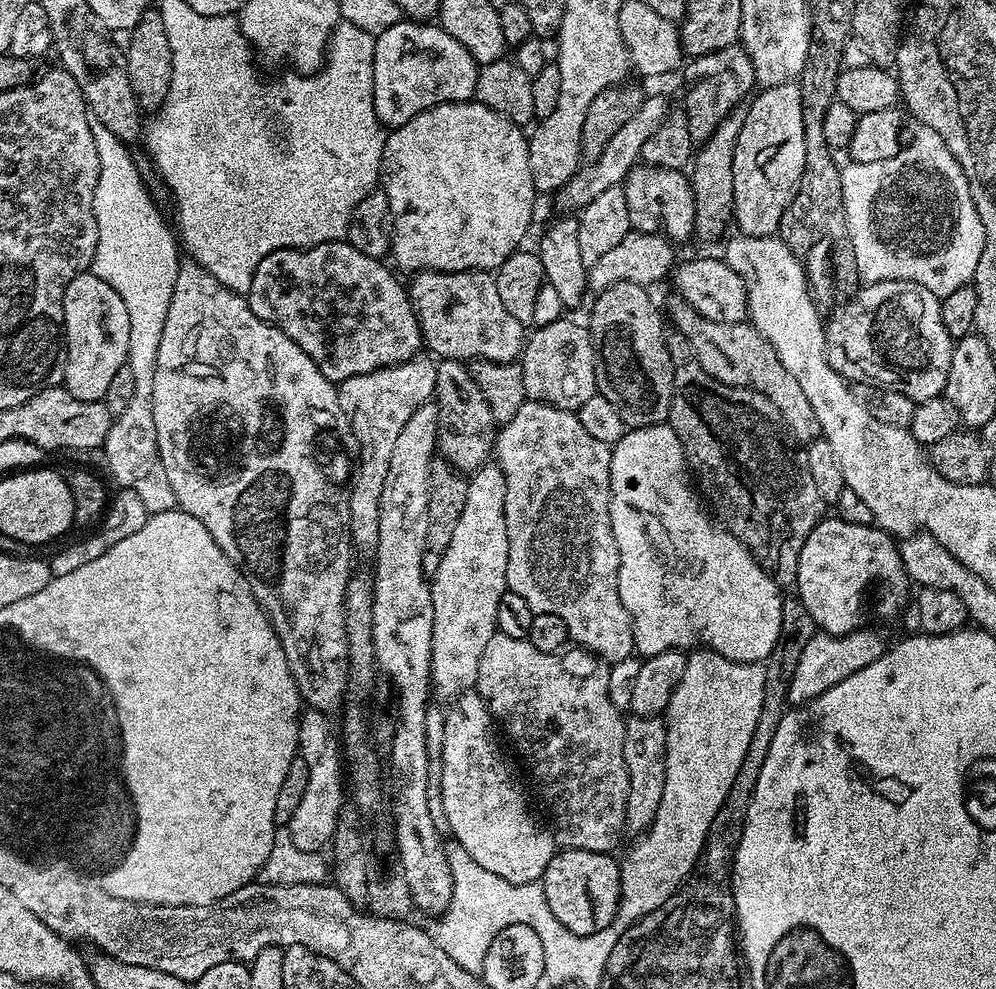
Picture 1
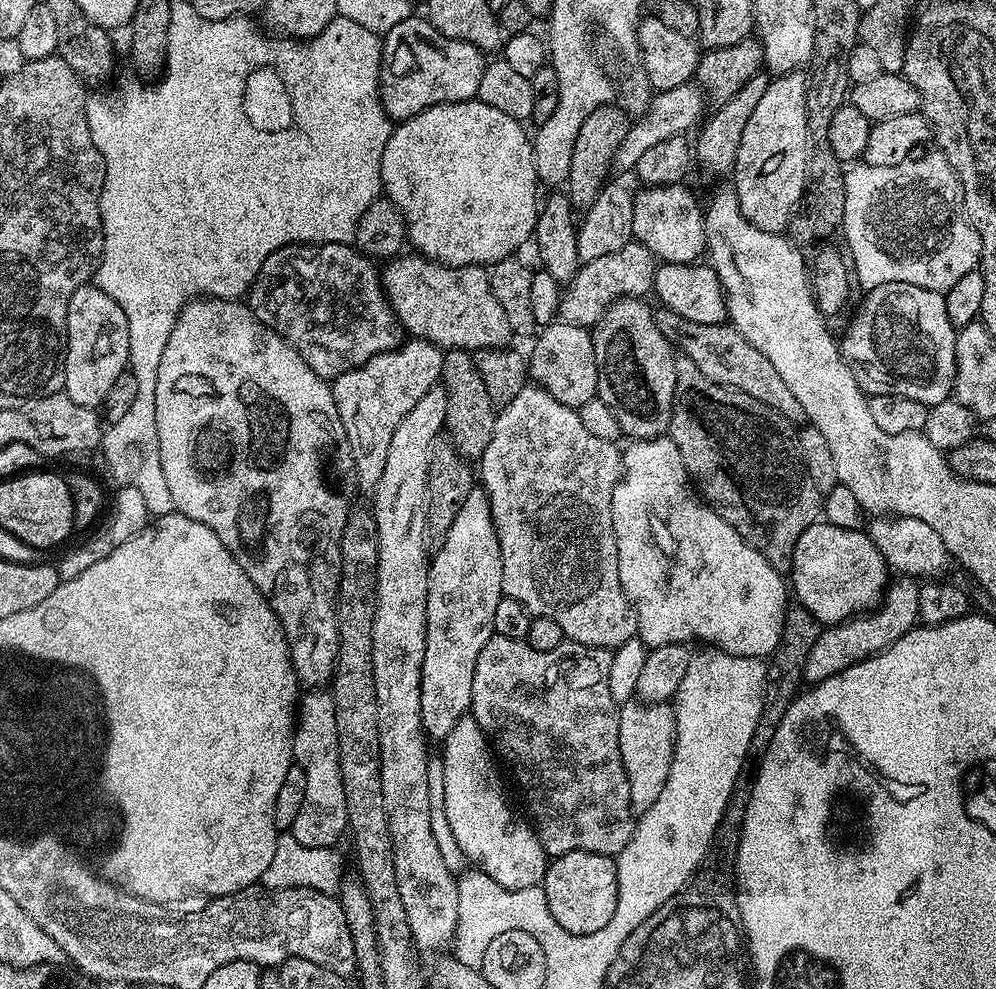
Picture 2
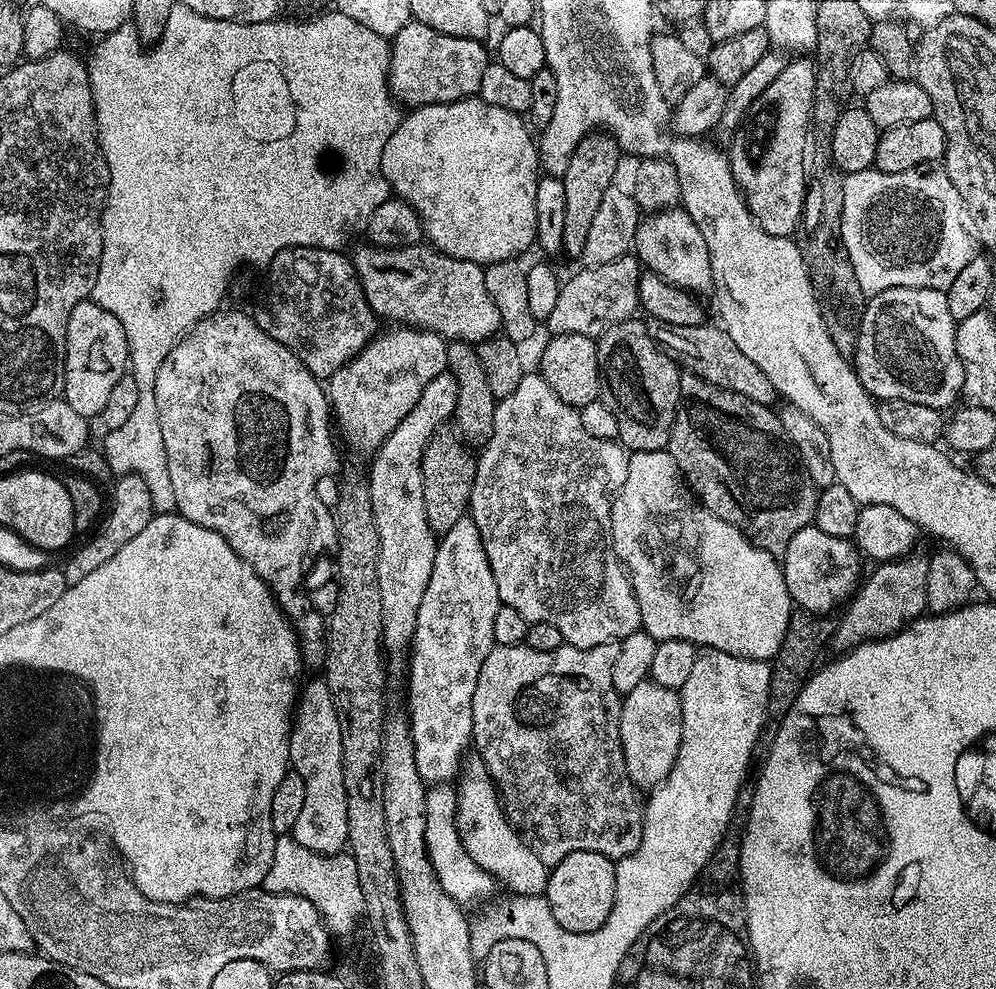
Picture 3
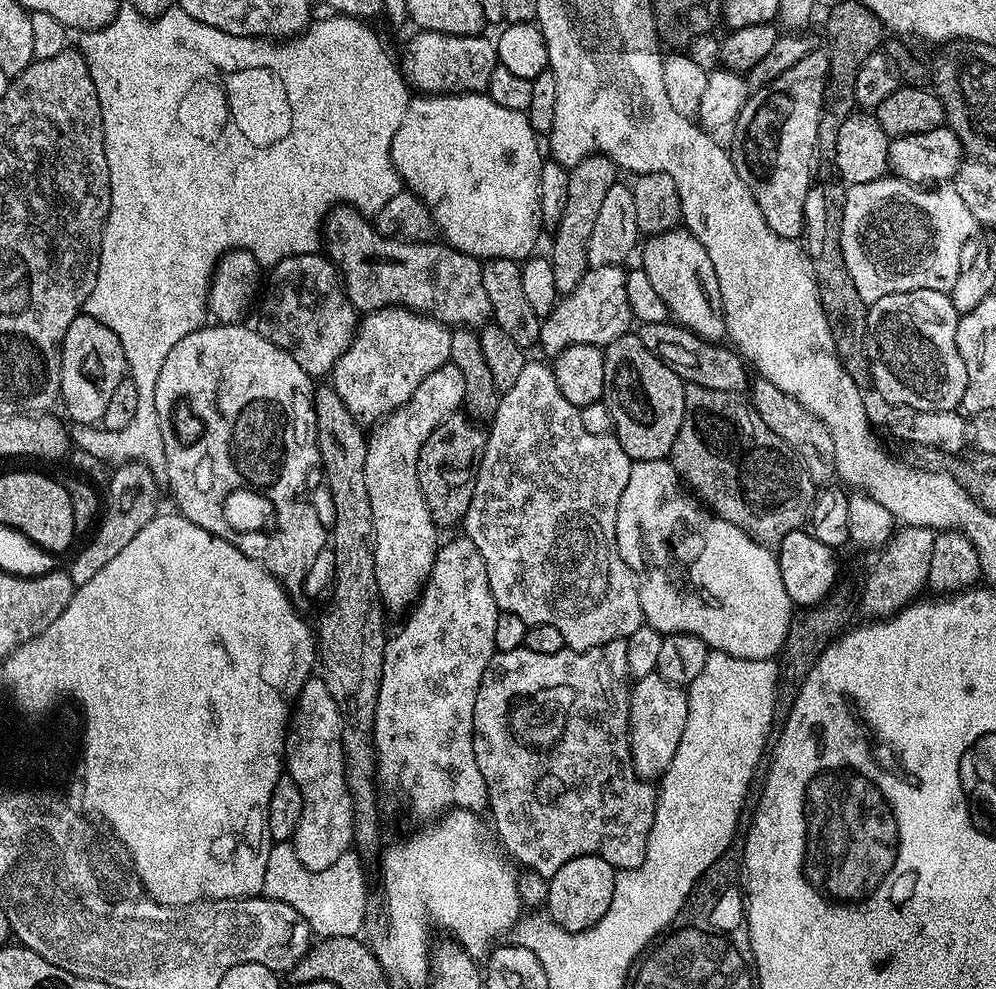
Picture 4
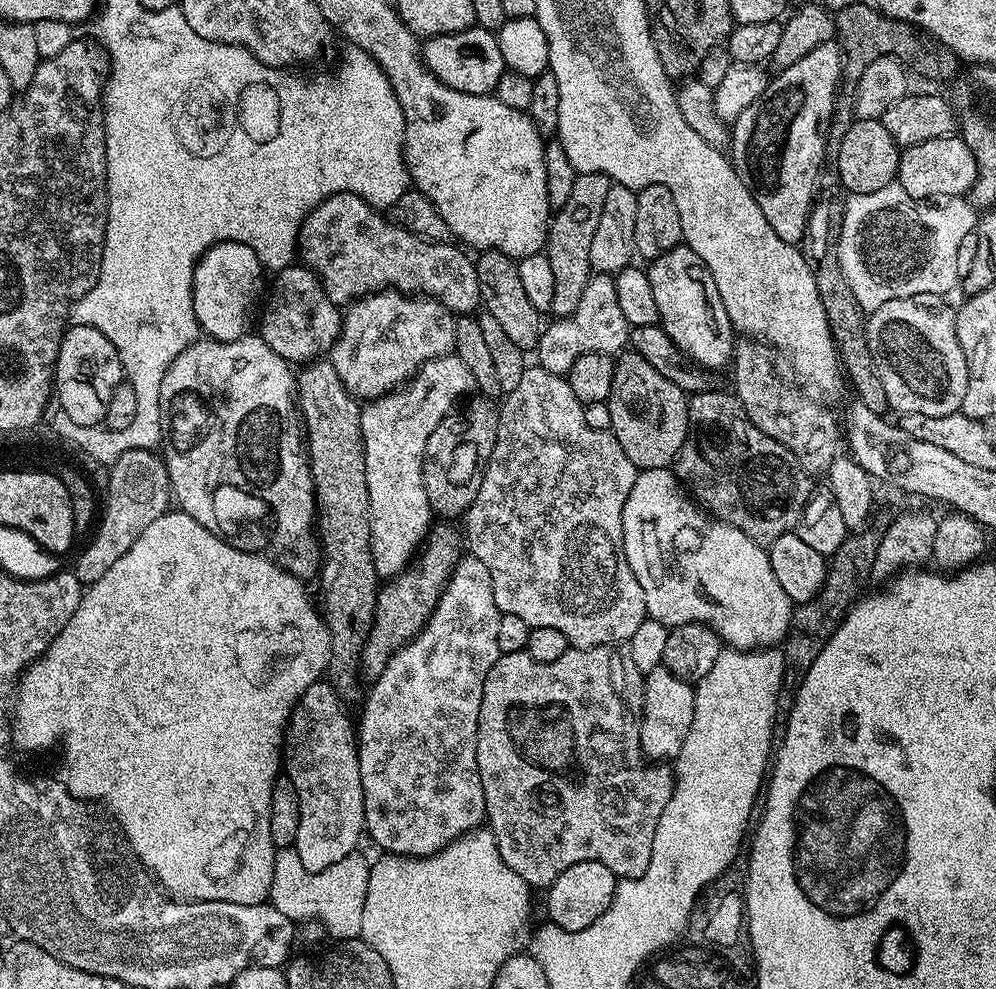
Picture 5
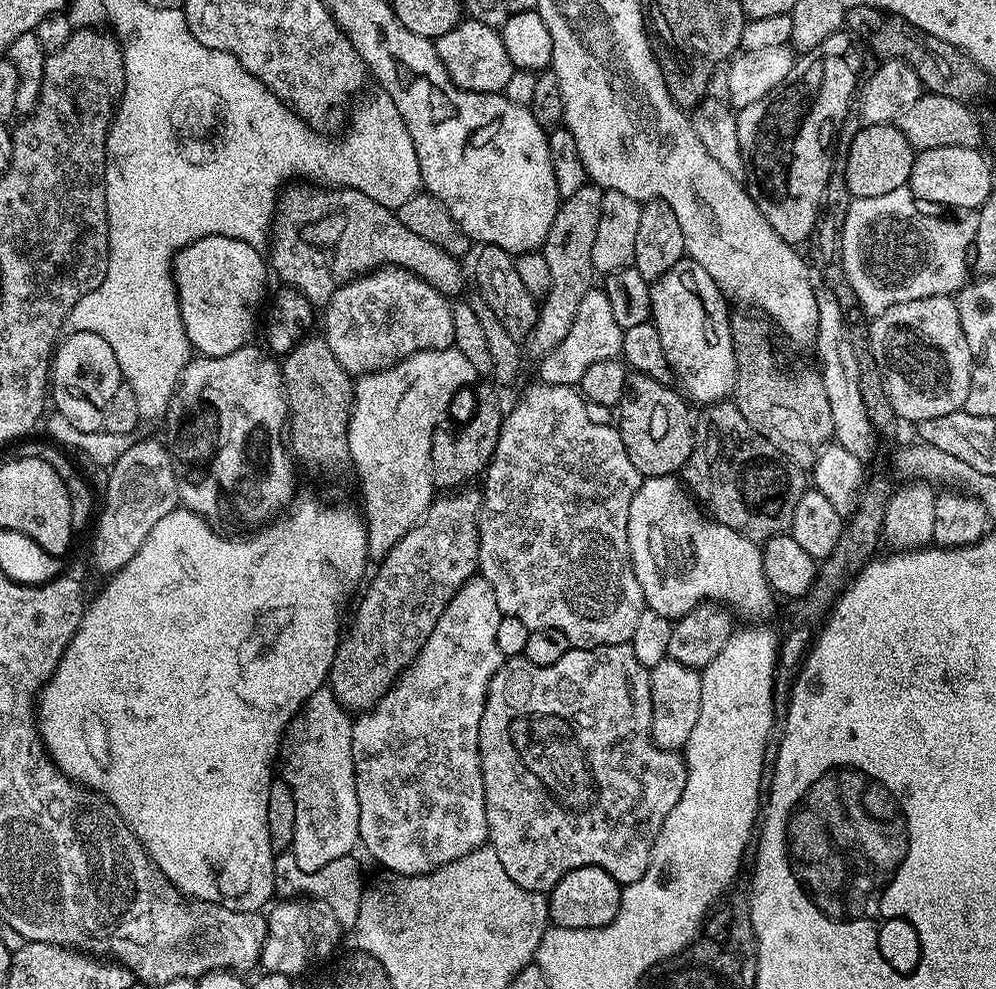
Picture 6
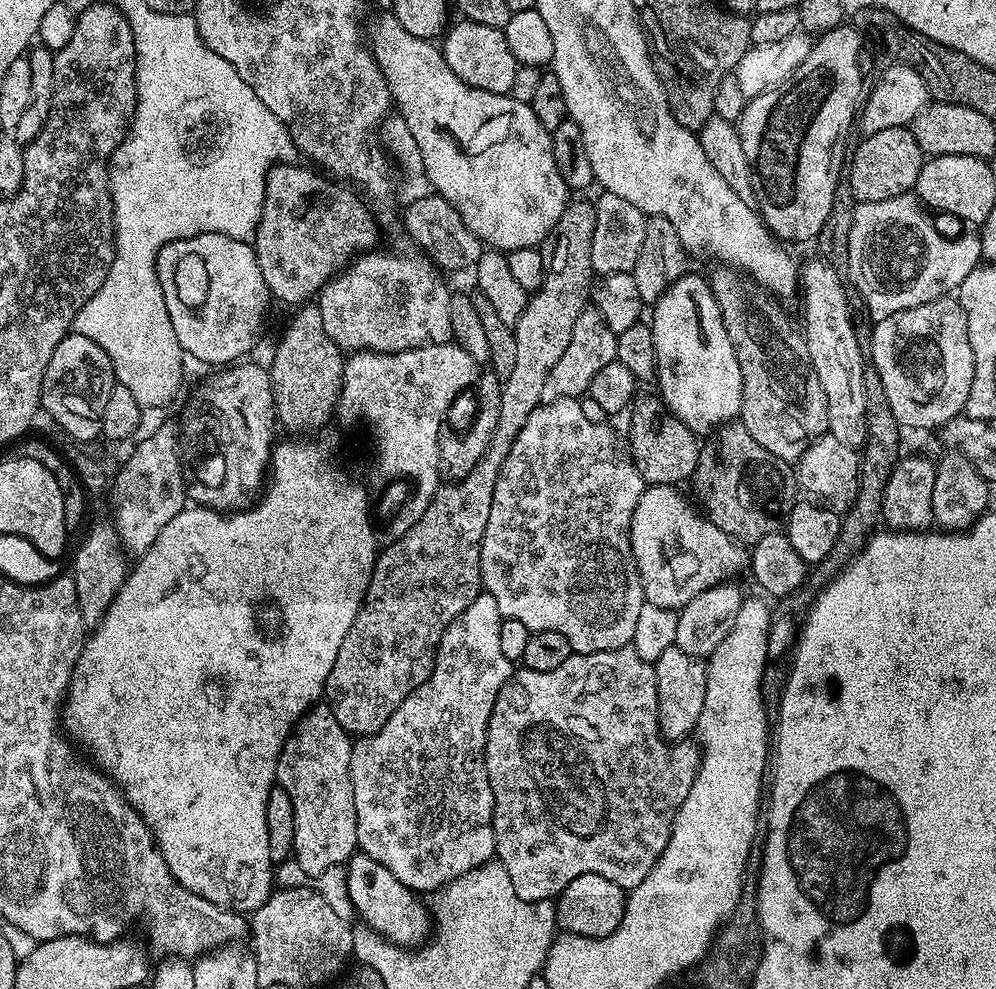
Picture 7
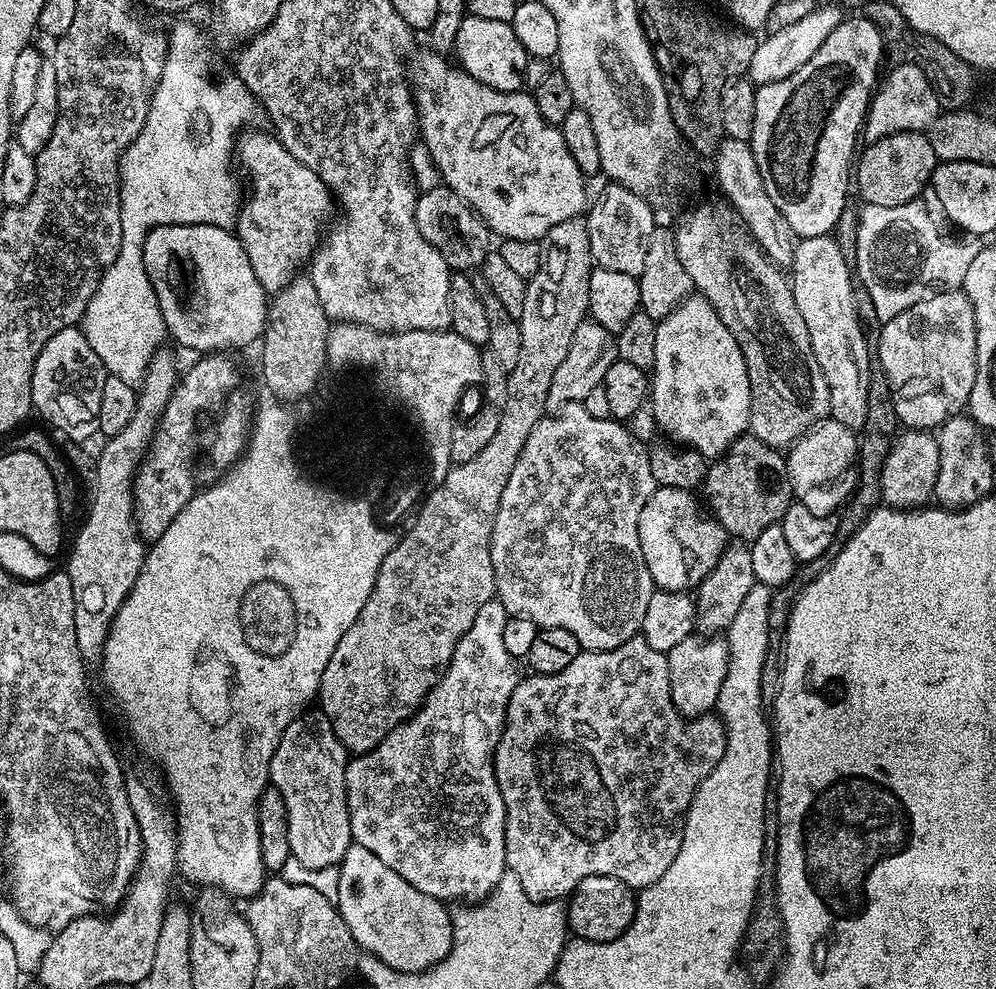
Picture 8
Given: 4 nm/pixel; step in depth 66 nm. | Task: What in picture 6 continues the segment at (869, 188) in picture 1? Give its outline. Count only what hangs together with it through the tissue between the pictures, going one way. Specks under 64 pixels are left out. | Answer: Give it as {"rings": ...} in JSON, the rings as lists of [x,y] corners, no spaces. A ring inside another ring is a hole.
{"rings":[[[906,186],[898,190],[890,190],[890,194],[878,194],[878,198],[855,198],[849,203],[846,222],[840,232],[840,263],[844,265],[844,278],[847,287],[849,289],[852,287],[852,292],[856,295],[856,300],[860,303],[861,310],[868,315],[868,318],[878,317],[886,310],[890,310],[890,306],[898,306],[902,302],[914,302],[915,300],[930,298],[931,296],[952,296],[959,293],[960,289],[964,287],[966,281],[969,279],[970,249],[972,239],[976,236],[975,219],[939,220],[936,216],[927,216],[923,210],[925,211],[918,203],[916,197],[913,196],[911,190]]]}

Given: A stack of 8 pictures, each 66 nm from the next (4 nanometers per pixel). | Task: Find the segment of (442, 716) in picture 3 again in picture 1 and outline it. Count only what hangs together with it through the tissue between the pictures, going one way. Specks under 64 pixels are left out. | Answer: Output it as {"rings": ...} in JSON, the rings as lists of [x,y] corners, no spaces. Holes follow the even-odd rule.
{"rings":[[[484,464],[467,477],[466,506],[458,514],[458,526],[454,526],[454,535],[446,550],[440,556],[438,570],[431,573],[430,587],[434,602],[434,630],[432,631],[432,686],[435,699],[448,702],[467,692],[476,683],[478,662],[482,662],[482,650],[486,642],[497,632],[498,602],[508,587],[506,582],[506,558],[508,557],[508,539],[506,538],[506,478],[499,464]]]}

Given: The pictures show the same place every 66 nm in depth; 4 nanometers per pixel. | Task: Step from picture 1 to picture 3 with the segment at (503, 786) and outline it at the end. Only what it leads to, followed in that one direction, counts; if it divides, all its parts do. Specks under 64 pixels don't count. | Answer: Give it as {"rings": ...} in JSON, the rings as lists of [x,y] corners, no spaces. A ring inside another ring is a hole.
{"rings":[[[476,754],[463,761],[456,789],[456,829],[462,838],[466,854],[489,872],[495,881],[505,884],[509,893],[517,896],[544,896],[548,891],[549,865],[532,852],[528,841],[521,836],[505,816],[496,784]]]}

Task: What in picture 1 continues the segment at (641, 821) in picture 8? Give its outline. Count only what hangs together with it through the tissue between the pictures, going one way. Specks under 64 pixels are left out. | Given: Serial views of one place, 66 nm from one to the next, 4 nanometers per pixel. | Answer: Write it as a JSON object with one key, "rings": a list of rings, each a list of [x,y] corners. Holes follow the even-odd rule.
{"rings":[[[497,630],[486,642],[486,650],[482,650],[482,662],[478,662],[478,674],[476,675],[475,691],[488,706],[495,723],[512,738],[519,754],[528,764],[536,783],[540,784],[542,800],[548,806],[552,815],[556,816],[556,828],[554,827],[554,839],[561,849],[573,848],[574,850],[594,850],[595,852],[615,853],[616,843],[620,835],[625,835],[626,825],[626,798],[629,797],[629,775],[626,774],[625,762],[625,717],[621,709],[610,701],[609,694],[609,665],[593,655],[588,649],[579,646],[563,649],[559,652],[544,652],[535,649],[531,642],[510,638]]]}

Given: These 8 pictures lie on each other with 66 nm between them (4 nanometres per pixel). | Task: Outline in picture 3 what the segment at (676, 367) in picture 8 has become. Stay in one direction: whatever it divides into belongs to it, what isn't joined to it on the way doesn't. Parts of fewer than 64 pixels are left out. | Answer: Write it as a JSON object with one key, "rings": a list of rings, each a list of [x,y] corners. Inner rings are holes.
{"rings":[[[673,206],[662,212],[645,215],[636,231],[634,255],[647,271],[658,274],[666,282],[685,288],[693,294],[711,293],[714,273],[702,230],[694,226],[694,218],[683,207]]]}

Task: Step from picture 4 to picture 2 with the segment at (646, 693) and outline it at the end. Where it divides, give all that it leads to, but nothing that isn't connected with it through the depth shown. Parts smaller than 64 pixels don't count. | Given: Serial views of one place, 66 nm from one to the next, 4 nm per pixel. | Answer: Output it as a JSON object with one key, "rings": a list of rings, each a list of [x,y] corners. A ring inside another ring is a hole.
{"rings":[[[633,698],[619,705],[618,745],[629,778],[630,802],[633,813],[643,814],[658,802],[658,794],[666,786],[672,765],[672,751],[676,745],[676,713],[671,703],[646,704]]]}

